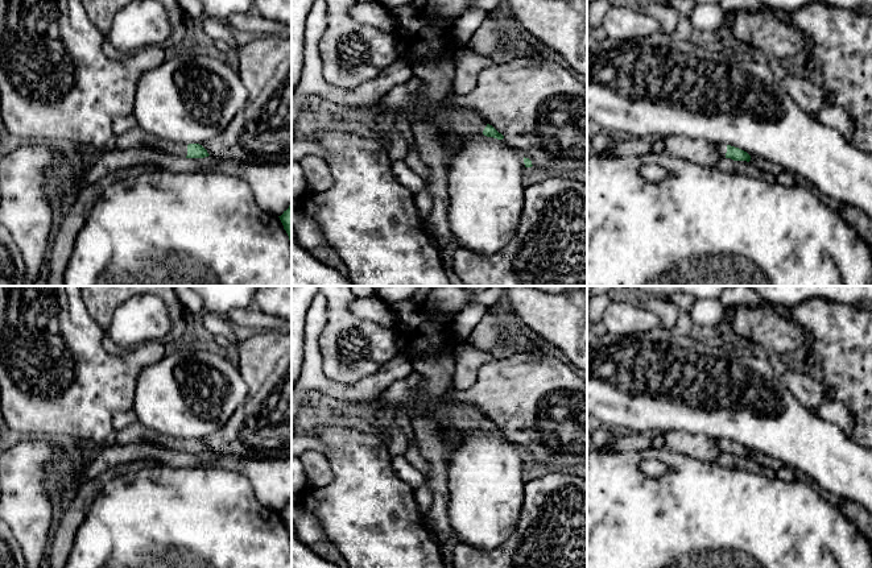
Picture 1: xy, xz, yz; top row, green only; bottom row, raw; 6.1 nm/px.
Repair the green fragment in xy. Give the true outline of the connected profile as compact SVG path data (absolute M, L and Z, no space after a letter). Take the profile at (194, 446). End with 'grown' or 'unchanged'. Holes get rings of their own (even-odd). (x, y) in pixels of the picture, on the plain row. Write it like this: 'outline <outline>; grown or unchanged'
outline M140 420L127 426L116 434L117 444L127 445L129 443L150 443L166 449L174 449L183 453L204 453L210 449L199 439L179 439L162 435L157 431L146 428Z; grown

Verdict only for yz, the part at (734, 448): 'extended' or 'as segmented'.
extended

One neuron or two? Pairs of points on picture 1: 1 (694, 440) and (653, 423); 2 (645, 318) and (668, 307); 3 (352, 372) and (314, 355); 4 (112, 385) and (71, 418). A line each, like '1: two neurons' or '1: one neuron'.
1: two neurons
2: two neurons
3: two neurons
4: one neuron

